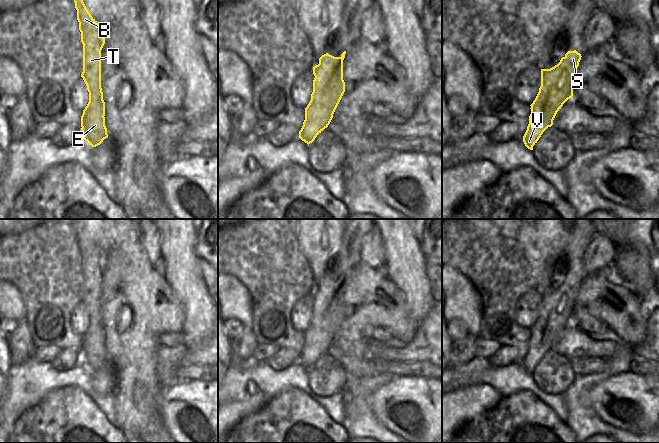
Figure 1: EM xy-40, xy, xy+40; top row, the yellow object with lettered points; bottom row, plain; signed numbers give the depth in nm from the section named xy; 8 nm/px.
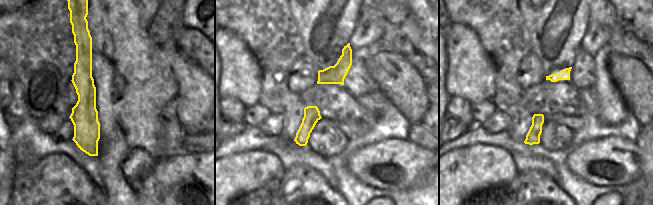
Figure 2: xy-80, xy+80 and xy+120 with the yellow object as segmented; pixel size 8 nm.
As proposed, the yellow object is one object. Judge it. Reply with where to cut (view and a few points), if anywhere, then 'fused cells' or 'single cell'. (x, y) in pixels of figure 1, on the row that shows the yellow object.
cut xy (341, 57), (337, 77), (325, 92), (319, 112), (305, 111); fused cells

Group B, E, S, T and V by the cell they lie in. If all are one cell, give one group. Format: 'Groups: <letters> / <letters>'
Groups: B E T / S V.

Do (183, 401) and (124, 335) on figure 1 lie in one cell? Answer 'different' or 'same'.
different

